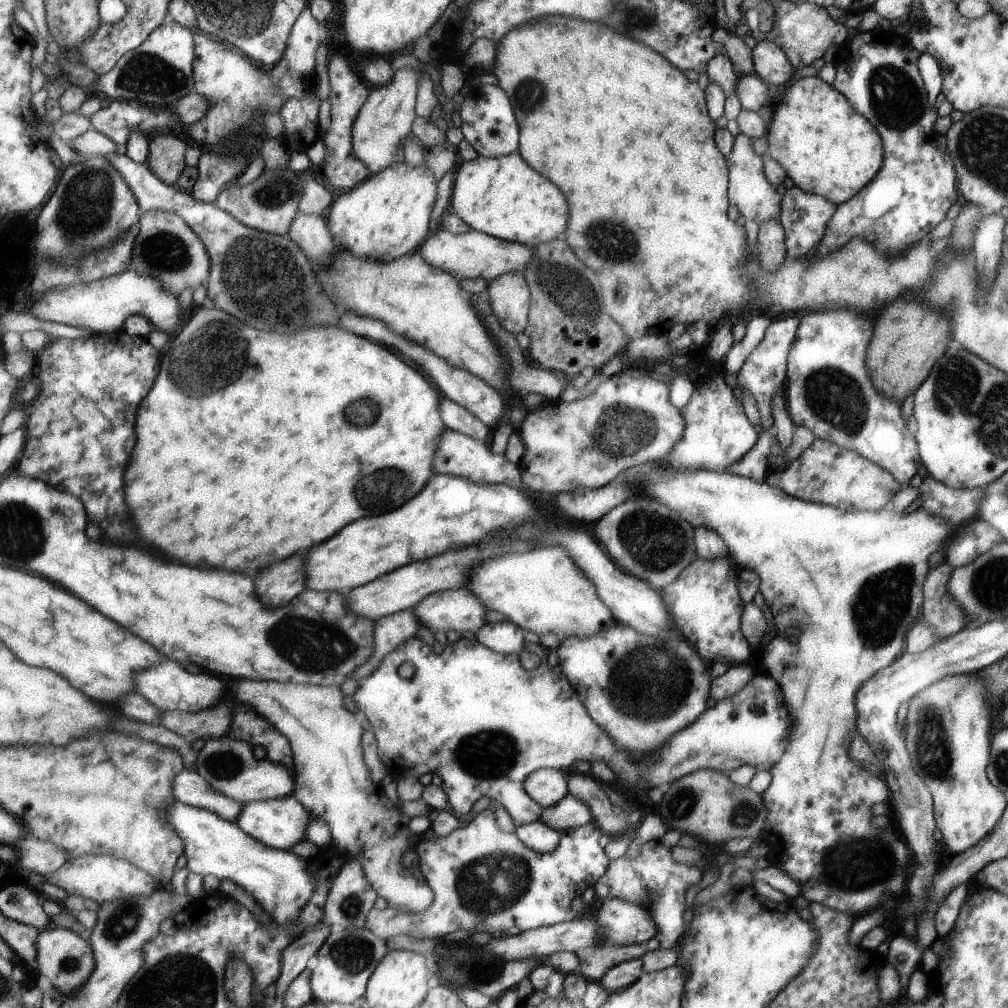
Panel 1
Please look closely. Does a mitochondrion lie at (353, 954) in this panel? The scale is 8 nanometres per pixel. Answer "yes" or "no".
yes

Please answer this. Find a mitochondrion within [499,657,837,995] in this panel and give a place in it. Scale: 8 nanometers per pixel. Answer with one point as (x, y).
(682, 802)

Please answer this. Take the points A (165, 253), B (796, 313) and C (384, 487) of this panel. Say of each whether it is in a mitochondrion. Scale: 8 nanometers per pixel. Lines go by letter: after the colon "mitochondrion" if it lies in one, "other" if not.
A: mitochondrion
B: other
C: mitochondrion

